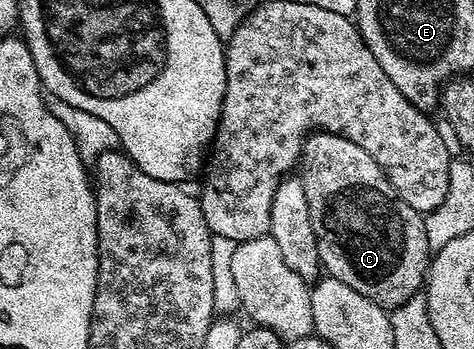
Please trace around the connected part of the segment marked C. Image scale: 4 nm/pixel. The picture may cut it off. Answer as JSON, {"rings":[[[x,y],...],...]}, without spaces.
{"rings":[[[316,131],[304,143],[302,154],[302,180],[306,187],[306,203],[310,203],[310,223],[314,223],[316,246],[323,272],[327,276],[346,283],[346,287],[354,287],[358,295],[366,295],[374,303],[389,311],[396,310],[407,300],[419,294],[425,288],[428,267],[430,264],[430,250],[425,218],[410,203],[406,203],[394,191],[390,179],[354,143],[336,133]]]}

